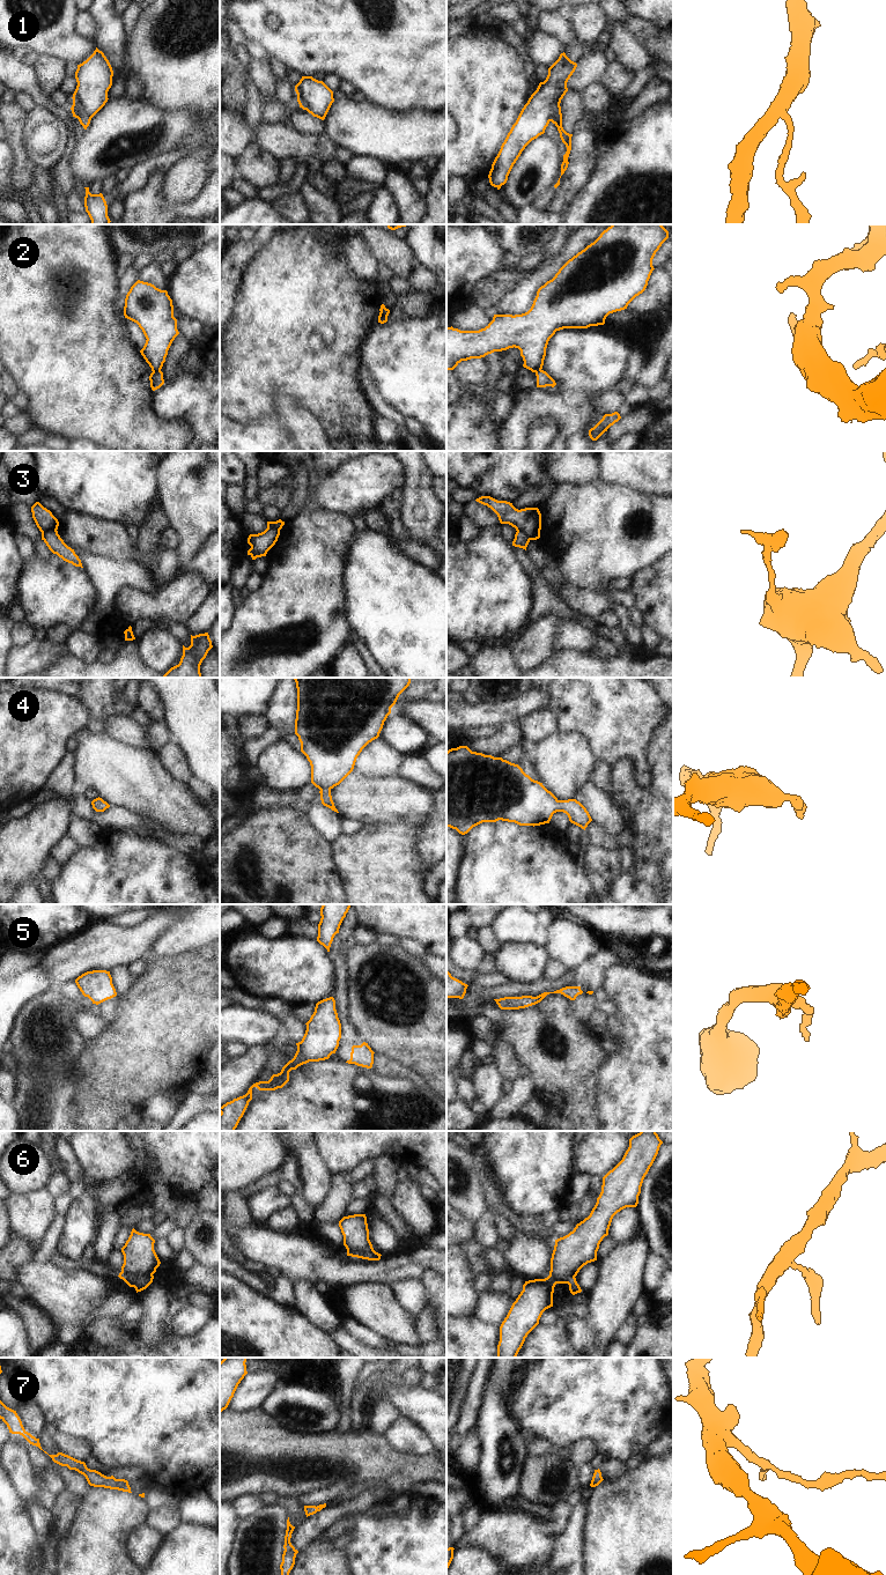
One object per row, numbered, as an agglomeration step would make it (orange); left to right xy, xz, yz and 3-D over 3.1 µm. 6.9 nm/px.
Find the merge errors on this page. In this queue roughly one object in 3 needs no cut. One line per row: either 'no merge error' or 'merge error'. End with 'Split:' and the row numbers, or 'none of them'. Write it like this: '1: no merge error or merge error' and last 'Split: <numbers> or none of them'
1: merge error
2: merge error
3: merge error
4: no merge error
5: merge error
6: merge error
7: no merge error
Split: 1, 2, 3, 5, 6

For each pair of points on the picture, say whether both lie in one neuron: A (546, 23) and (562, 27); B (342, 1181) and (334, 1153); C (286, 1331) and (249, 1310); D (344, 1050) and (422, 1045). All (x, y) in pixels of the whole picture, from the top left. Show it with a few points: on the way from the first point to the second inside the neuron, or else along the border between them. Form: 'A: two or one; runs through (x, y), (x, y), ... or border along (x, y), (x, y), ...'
A: one; runs through (549, 23), (559, 24)
B: two; border along (347, 1171), (332, 1174)
C: one; runs through (277, 1331), (270, 1331), (258, 1320)
D: two; border along (354, 1028), (374, 1052)

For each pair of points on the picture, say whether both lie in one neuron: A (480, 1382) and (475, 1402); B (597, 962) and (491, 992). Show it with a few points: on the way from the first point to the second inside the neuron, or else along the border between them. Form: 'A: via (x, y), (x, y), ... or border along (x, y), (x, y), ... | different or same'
A: via (477, 1387), (475, 1397) | same
B: via (570, 978), (554, 985), (517, 989) | same

